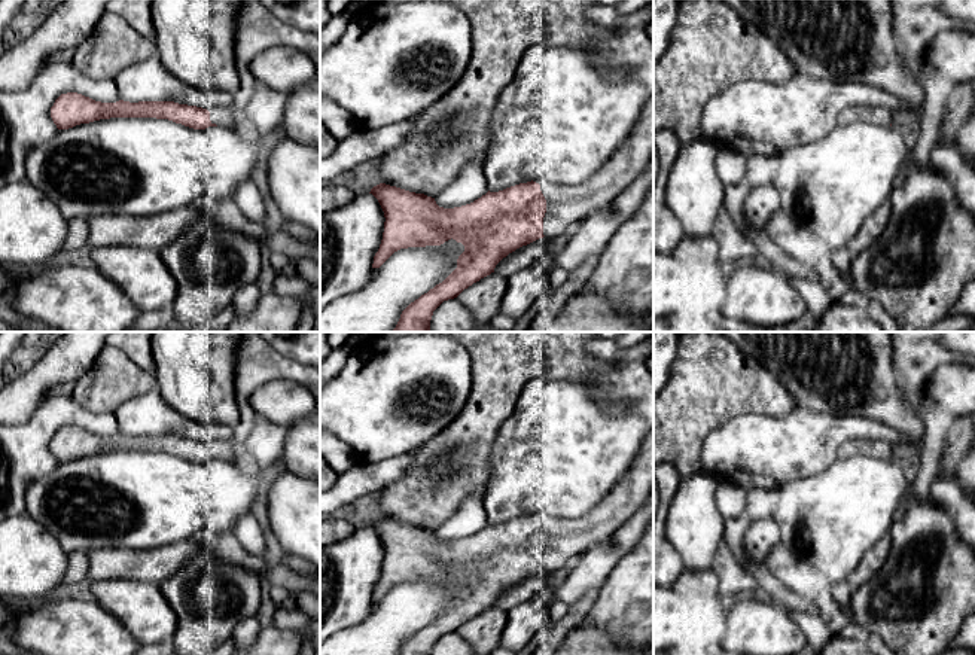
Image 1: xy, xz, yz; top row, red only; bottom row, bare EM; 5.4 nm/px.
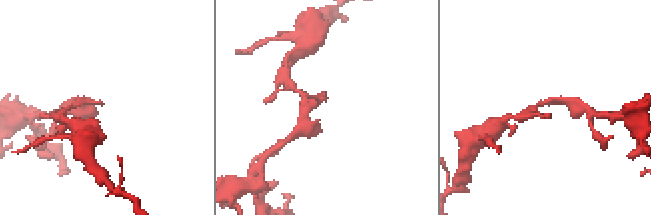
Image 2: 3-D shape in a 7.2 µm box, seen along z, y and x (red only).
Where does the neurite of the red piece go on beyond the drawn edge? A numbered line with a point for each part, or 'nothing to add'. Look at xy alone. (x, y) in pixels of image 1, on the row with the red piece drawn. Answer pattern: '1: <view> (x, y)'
1: xy (225, 116)

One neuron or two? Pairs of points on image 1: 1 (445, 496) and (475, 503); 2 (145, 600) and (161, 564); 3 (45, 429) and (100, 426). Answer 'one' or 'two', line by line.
1: two
2: two
3: one

